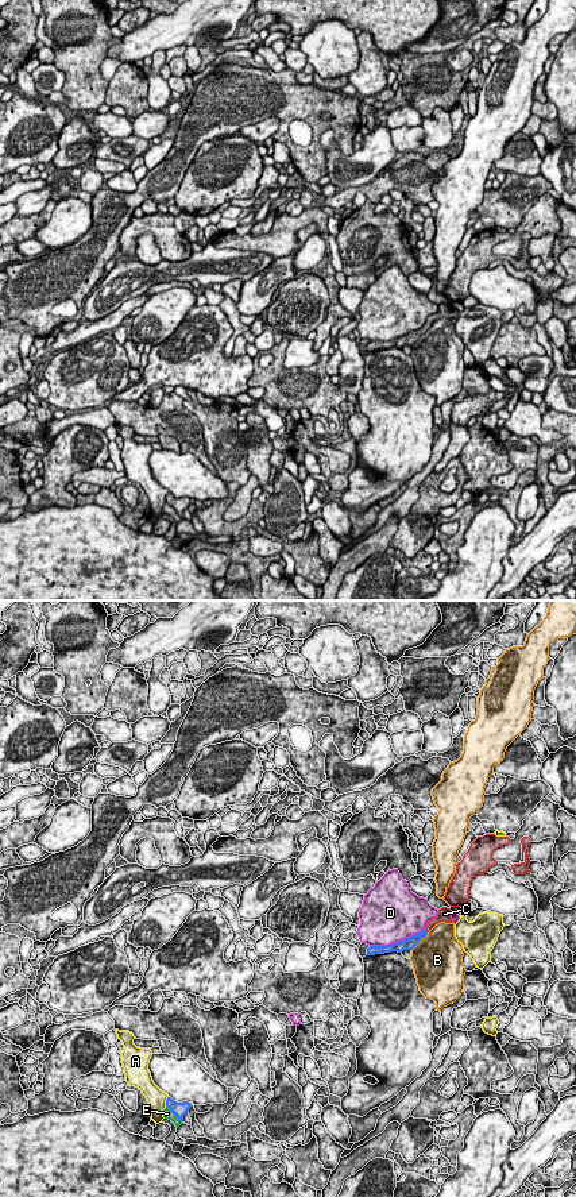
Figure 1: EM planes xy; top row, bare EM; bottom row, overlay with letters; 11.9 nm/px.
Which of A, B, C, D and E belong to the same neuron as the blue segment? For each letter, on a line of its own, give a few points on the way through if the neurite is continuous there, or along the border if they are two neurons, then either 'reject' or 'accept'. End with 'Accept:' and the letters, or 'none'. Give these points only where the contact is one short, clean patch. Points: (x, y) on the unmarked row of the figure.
A: reject
B: along xy (428, 328), (412, 346) | reject
C: across xy (409, 339), (425, 325), (441, 312) | accept
D: reject
E: along xy (166, 501), (182, 517) | reject
Accept: C

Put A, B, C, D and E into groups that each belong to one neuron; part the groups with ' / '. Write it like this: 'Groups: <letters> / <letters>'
Groups: A / B / C / D / E

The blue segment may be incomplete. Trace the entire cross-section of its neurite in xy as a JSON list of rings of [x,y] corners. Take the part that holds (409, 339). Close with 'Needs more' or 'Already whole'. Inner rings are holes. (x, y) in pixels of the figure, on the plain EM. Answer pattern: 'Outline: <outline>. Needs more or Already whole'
Outline: [[[442,302],[438,305],[438,310],[430,317],[428,317],[426,323],[420,329],[411,331],[403,336],[387,341],[370,341],[367,344],[367,351],[384,350],[391,347],[402,348],[403,345],[413,345],[436,320],[441,317],[453,318],[451,309],[451,304]]]. Needs more

